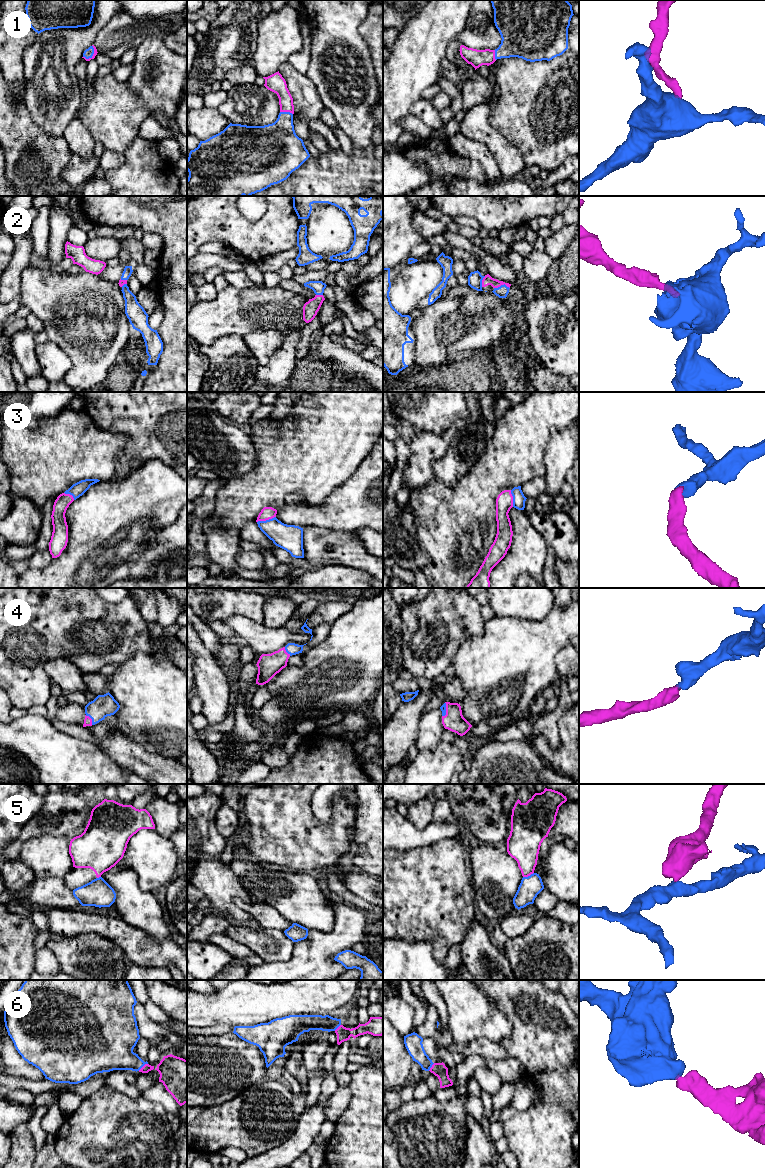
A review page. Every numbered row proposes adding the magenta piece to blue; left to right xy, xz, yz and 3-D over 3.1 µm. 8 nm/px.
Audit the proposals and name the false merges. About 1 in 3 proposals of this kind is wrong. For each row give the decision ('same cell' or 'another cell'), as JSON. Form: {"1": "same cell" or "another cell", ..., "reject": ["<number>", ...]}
{"1": "same cell", "2": "same cell", "3": "same cell", "4": "same cell", "5": "another cell", "6": "same cell", "reject": ["5"]}

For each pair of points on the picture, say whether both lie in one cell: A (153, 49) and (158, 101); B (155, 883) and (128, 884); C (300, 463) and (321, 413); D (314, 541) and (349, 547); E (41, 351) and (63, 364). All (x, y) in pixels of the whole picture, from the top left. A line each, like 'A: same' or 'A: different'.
A: same
B: different
C: same
D: same
E: same

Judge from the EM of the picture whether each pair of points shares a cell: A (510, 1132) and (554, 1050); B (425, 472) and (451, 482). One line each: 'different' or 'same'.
A: same
B: different

